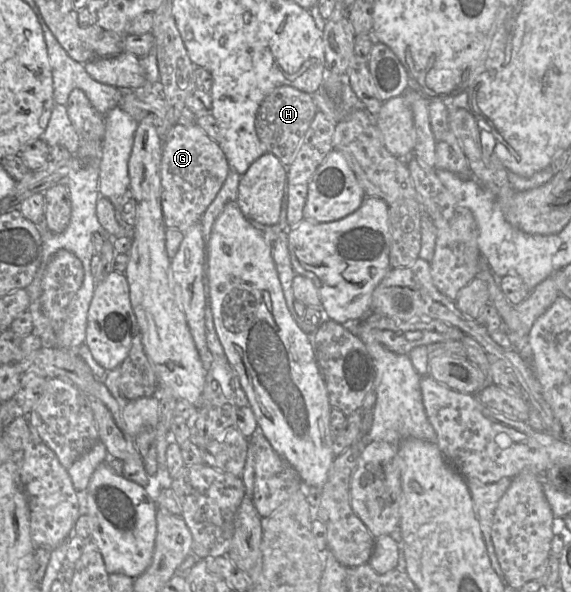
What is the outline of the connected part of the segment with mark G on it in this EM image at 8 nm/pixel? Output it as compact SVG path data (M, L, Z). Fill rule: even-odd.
M177 123L163 137L161 208L166 228L185 232L201 218L220 191L230 171L220 145L196 123Z

